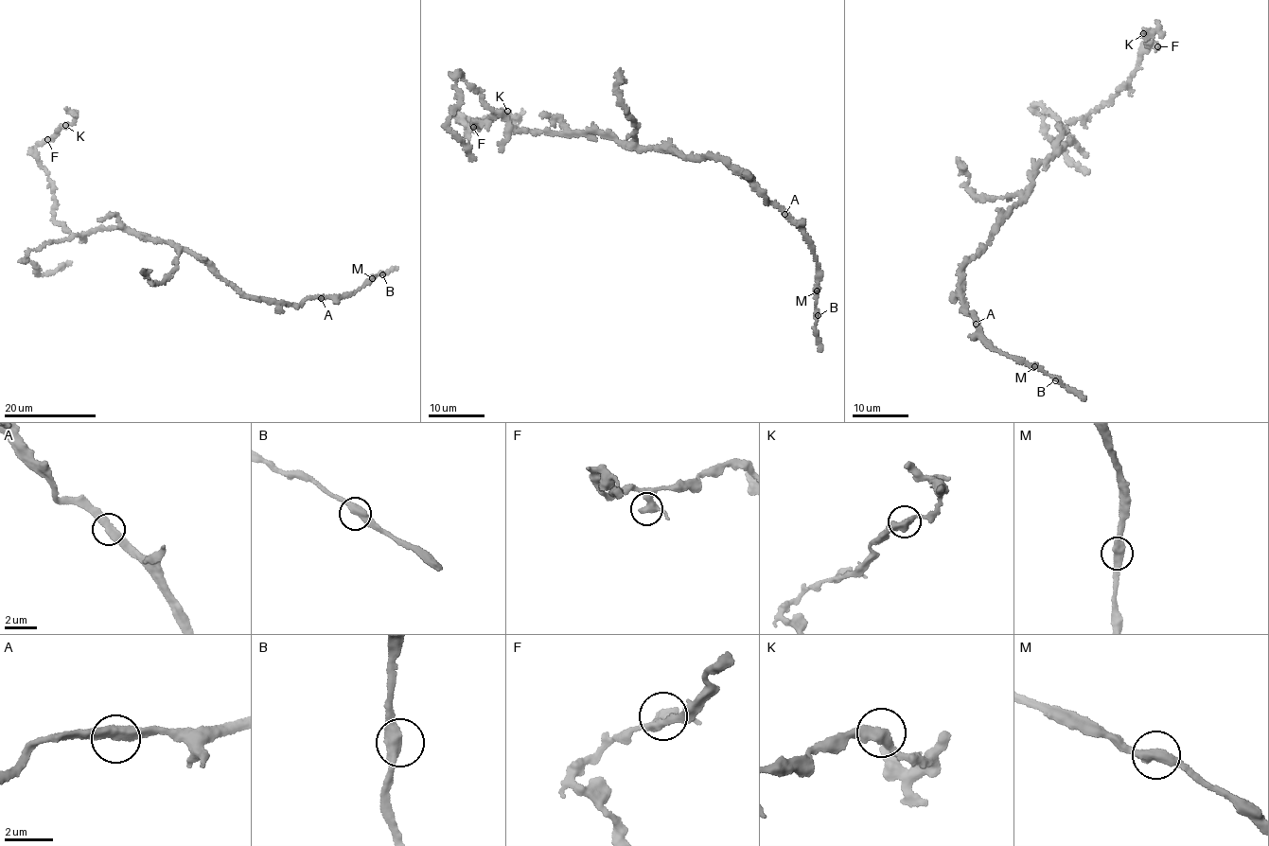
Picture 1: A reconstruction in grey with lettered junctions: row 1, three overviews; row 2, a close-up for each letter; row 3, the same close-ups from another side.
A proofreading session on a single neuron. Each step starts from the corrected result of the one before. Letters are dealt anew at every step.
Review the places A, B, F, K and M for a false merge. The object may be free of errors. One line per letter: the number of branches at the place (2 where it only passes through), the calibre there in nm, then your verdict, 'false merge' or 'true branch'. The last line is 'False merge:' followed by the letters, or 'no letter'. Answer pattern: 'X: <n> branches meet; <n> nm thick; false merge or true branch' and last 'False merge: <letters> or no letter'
A: 2 branches meet; 440 nm thick; true branch
B: 2 branches meet; 440 nm thick; true branch
F: 2 branches meet; 400 nm thick; true branch
K: 2 branches meet; 440 nm thick; true branch
M: 2 branches meet; 440 nm thick; true branch
False merge: no letter

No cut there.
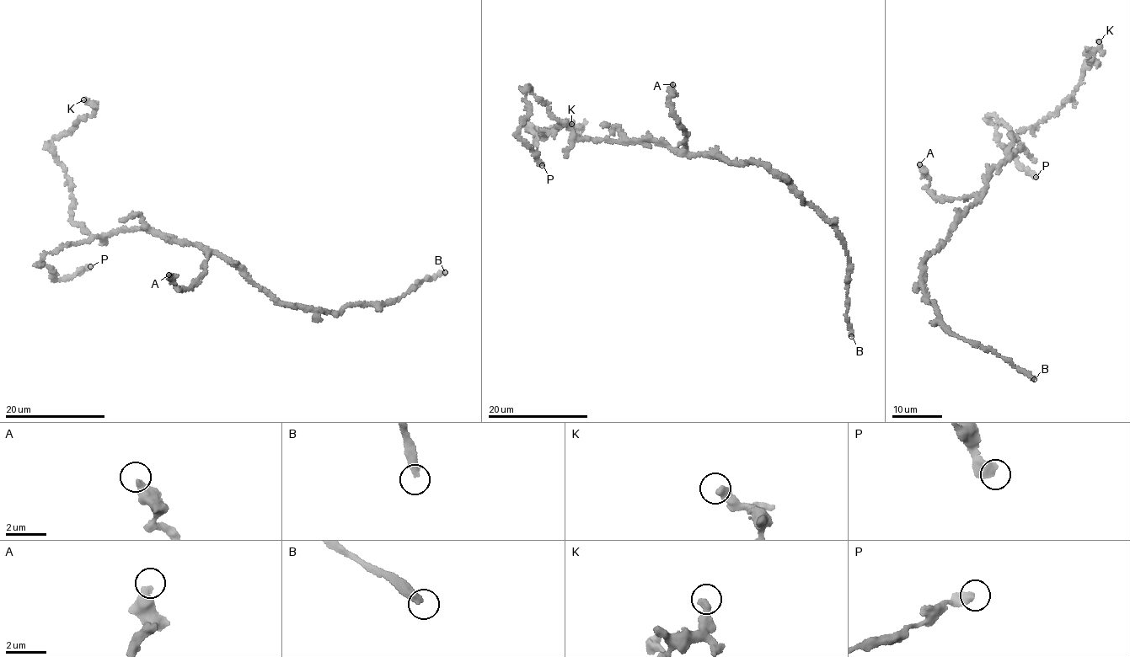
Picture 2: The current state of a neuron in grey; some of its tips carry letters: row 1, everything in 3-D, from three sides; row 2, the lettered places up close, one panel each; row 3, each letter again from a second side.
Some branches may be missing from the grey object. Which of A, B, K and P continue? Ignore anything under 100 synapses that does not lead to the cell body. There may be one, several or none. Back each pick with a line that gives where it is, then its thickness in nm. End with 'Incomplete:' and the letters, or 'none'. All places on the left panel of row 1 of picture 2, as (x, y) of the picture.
B: place (445, 272); calibre 360 nm
Incomplete: B

